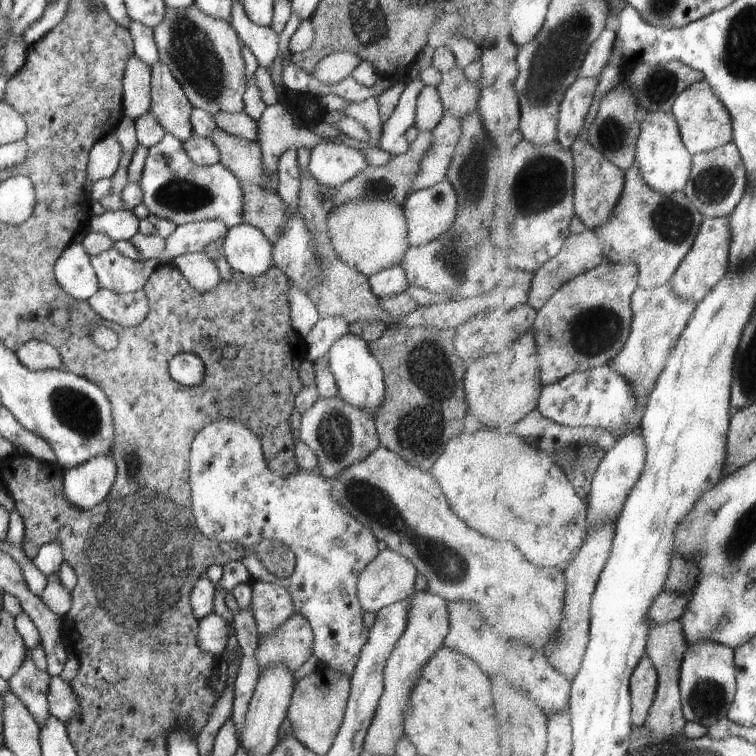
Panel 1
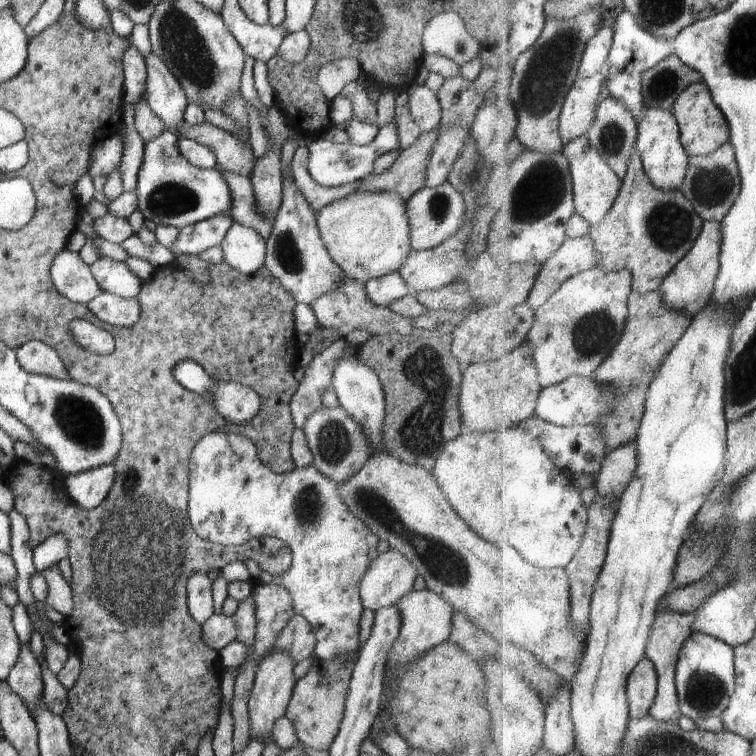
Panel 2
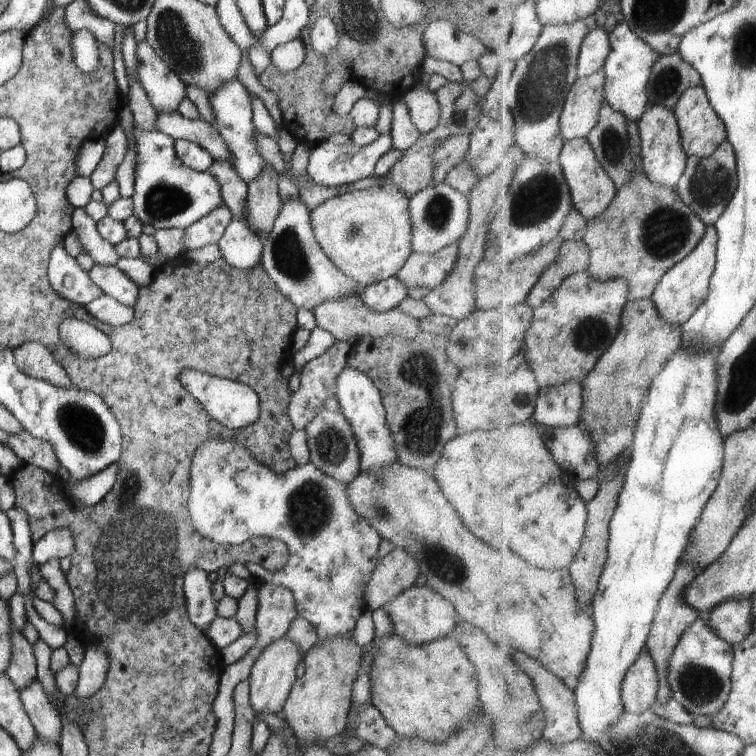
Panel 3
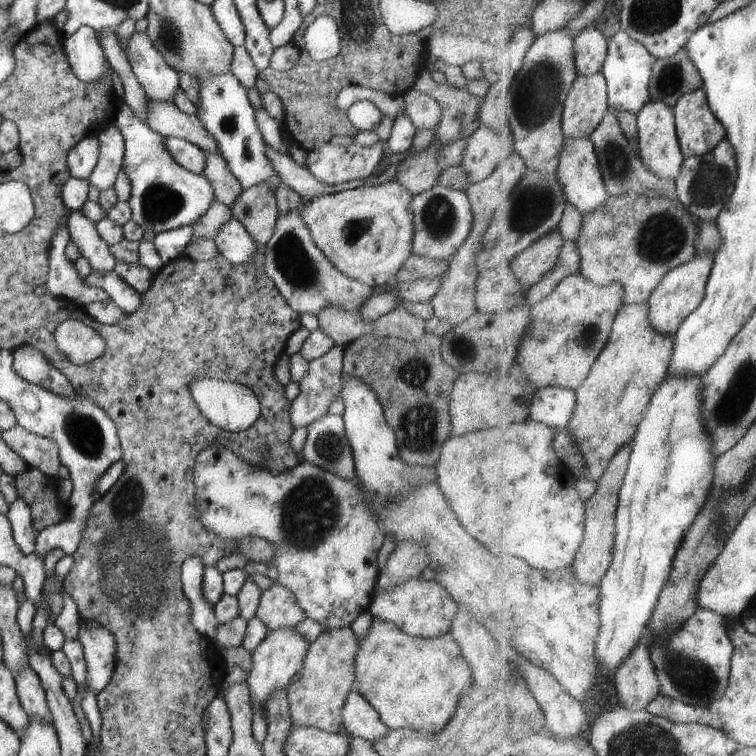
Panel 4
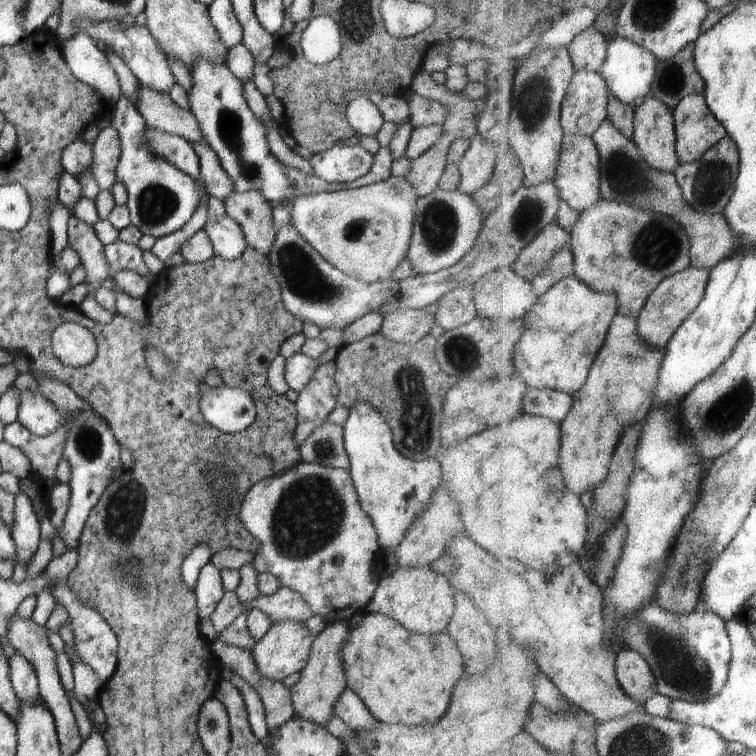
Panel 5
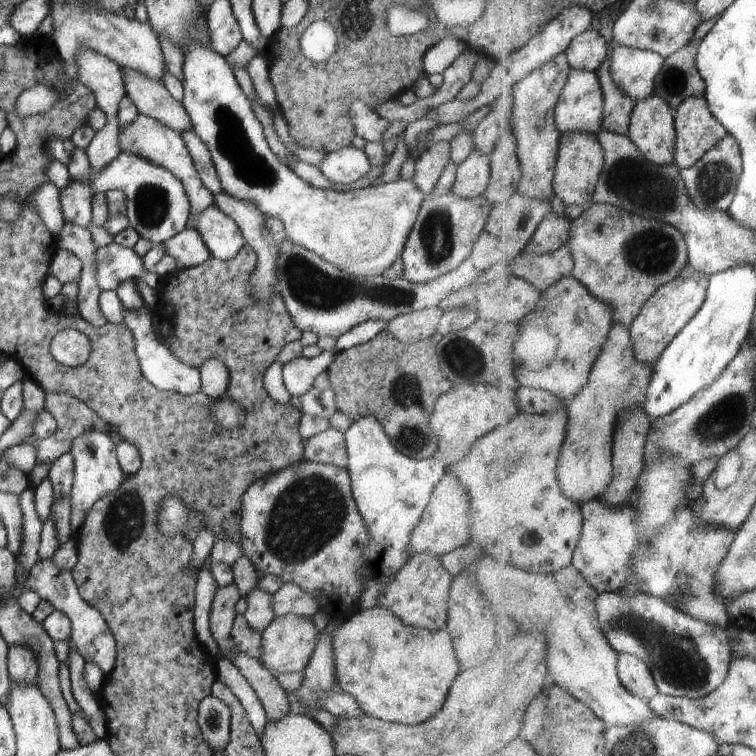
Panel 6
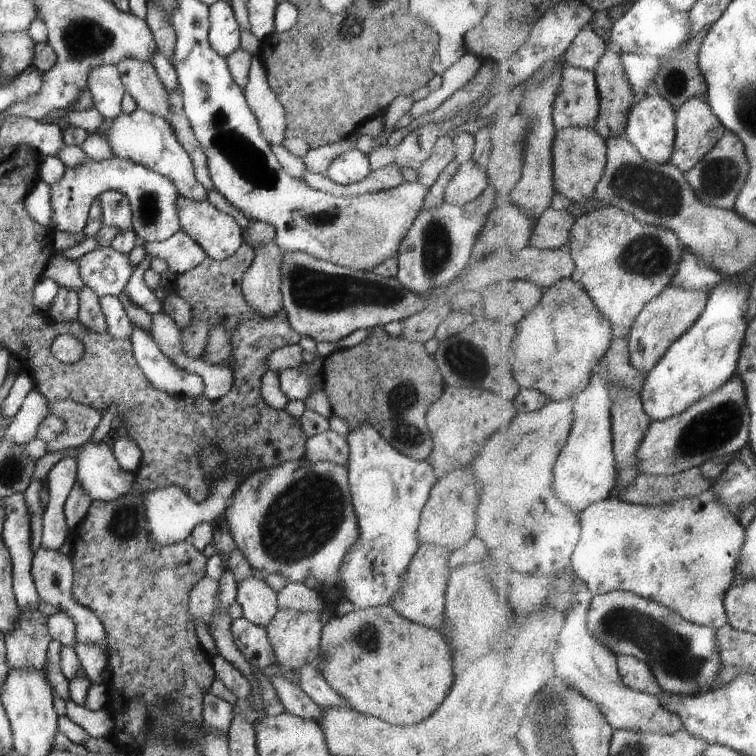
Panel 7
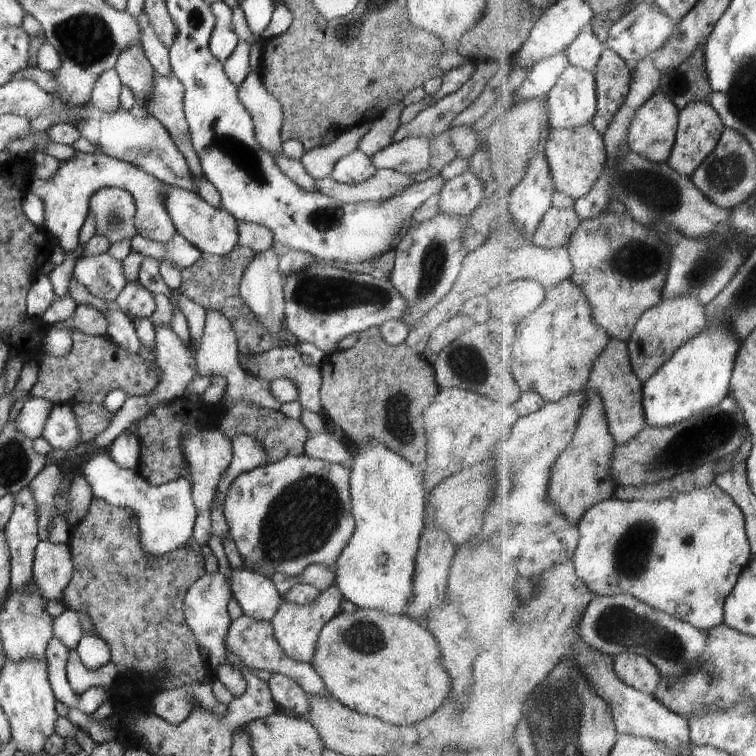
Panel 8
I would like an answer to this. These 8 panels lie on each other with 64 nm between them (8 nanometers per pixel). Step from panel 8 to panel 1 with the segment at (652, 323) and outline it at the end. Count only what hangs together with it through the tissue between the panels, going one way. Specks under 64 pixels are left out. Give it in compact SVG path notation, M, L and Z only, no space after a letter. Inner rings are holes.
M705 216L703 227L700 229L695 247L691 254L684 260L680 270L672 280L672 286L676 294L680 294L686 300L694 300L702 304L712 294L712 290L720 284L720 281L728 272L731 264L732 252L732 218L716 218L716 216Z

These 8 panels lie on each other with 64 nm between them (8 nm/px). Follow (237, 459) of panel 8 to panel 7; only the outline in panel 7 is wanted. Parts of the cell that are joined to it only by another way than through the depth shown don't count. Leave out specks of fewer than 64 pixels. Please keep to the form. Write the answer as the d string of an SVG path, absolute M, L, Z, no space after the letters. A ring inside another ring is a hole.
M107 439L100 442L89 440L83 446L80 446L75 462L77 465L75 481L84 490L84 493L87 493L91 501L112 501L135 489L135 474L125 472L118 465L111 448L111 442ZM230 472L224 479L216 482L212 494L200 505L194 503L183 489L175 485L153 491L147 496L144 496L141 503L144 504L145 514L147 515L147 530L149 536L161 547L190 540L192 532L198 524L211 524L213 519L225 513L229 506L229 500L237 488L238 482L239 475Z

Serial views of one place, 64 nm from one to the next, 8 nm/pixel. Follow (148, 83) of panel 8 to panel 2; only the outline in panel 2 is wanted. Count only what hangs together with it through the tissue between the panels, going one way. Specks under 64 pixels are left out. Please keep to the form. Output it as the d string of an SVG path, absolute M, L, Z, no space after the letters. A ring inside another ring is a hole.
M183 121L180 130L174 132L179 139L189 138L208 146L217 158L217 166L222 170L248 177L256 164L257 158L252 152L252 147L246 142L238 140L234 134L212 126L208 122L200 126L190 126Z

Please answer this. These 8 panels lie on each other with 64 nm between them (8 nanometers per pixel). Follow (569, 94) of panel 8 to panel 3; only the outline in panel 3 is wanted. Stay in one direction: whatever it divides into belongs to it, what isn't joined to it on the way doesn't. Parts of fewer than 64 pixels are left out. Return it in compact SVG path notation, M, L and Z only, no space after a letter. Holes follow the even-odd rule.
M607 71L579 78L571 90L563 112L563 135L567 141L589 138L600 124L600 112L607 103Z

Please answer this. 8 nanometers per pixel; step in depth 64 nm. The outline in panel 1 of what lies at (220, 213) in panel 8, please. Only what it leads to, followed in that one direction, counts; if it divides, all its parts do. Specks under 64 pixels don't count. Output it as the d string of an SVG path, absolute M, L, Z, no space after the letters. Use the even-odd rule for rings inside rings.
M242 223L227 230L223 240L223 255L233 270L248 276L262 276L264 272L270 270L270 267L274 266L270 262L272 260L271 242L260 230L249 224Z

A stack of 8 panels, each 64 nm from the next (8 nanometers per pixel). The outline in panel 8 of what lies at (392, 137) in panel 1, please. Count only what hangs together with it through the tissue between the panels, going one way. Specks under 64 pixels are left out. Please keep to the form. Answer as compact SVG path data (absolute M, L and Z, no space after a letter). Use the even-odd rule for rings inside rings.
M357 149L336 162L330 177L338 183L356 185L368 181L377 172L370 157Z

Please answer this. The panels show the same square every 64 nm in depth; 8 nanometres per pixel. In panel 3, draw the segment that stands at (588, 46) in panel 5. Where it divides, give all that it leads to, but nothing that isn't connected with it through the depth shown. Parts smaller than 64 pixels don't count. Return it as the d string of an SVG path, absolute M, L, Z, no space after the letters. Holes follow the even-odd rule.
M592 27L591 35L584 40L582 54L578 54L578 77L592 76L605 68L612 50L611 32Z

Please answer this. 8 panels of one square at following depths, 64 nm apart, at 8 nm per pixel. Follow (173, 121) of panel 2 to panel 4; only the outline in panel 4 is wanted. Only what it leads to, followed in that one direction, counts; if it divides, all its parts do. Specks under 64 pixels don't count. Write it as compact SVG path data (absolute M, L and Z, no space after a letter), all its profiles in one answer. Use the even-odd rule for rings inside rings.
M134 30L134 34L128 40L128 44L122 46L122 42L120 42L120 48L122 48L122 52L124 52L124 56L126 56L128 64L132 67L132 72L139 80L147 98L150 98L152 102L171 102L171 100L174 100L178 88L181 88L178 73L166 64L166 60L152 46L152 42L148 40L145 32Z

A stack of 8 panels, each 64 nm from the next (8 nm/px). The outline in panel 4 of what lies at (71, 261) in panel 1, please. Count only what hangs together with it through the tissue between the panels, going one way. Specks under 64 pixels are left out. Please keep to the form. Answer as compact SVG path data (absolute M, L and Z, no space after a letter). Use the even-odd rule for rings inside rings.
M58 228L49 248L47 291L56 298L66 299L83 308L90 302L110 302L110 296L102 288L86 286L68 258L65 248L69 241L69 230Z

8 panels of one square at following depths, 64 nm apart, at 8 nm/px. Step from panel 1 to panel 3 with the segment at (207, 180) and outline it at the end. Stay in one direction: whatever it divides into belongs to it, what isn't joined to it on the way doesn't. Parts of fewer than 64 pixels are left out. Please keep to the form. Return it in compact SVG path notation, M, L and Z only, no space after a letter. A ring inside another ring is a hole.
M132 126L130 134L132 144L136 145L135 194L131 197L135 216L144 226L150 225L156 230L184 230L224 204L216 178L208 172L198 172L184 166L176 156L175 138L157 130L144 132L136 126Z

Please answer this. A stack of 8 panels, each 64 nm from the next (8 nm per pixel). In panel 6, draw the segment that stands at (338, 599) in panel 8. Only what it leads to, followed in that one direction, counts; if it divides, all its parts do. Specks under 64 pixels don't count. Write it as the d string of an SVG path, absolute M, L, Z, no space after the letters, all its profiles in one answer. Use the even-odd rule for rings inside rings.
M296 614L275 616L262 633L261 663L270 672L300 672L308 666L318 640L320 640L320 632L316 630L311 618L296 616Z

